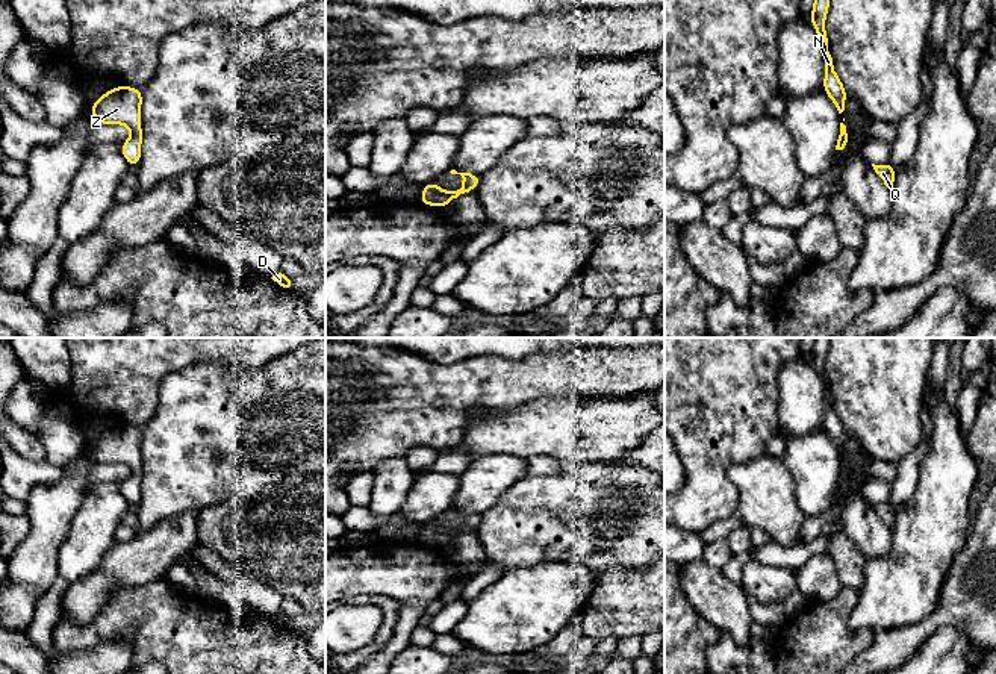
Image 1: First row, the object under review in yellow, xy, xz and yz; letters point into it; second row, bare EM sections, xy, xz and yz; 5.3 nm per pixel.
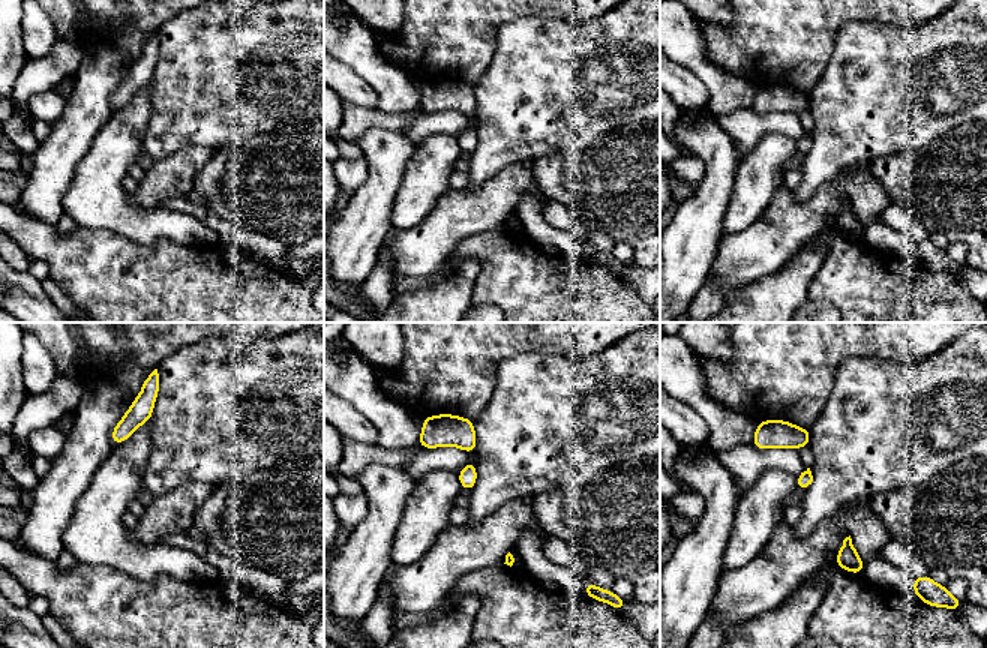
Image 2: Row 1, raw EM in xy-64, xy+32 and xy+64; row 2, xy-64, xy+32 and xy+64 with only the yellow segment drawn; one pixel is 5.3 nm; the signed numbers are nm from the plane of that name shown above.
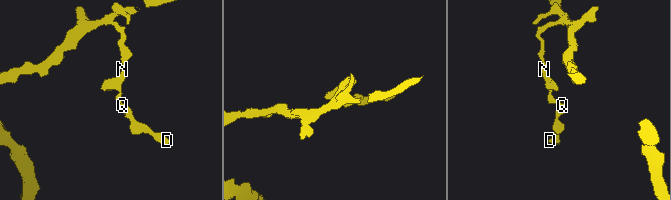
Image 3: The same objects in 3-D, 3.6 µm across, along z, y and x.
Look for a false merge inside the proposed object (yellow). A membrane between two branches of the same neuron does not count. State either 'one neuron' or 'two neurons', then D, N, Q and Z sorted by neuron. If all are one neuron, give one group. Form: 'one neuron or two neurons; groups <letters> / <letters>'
one neuron; groups D N Q Z

